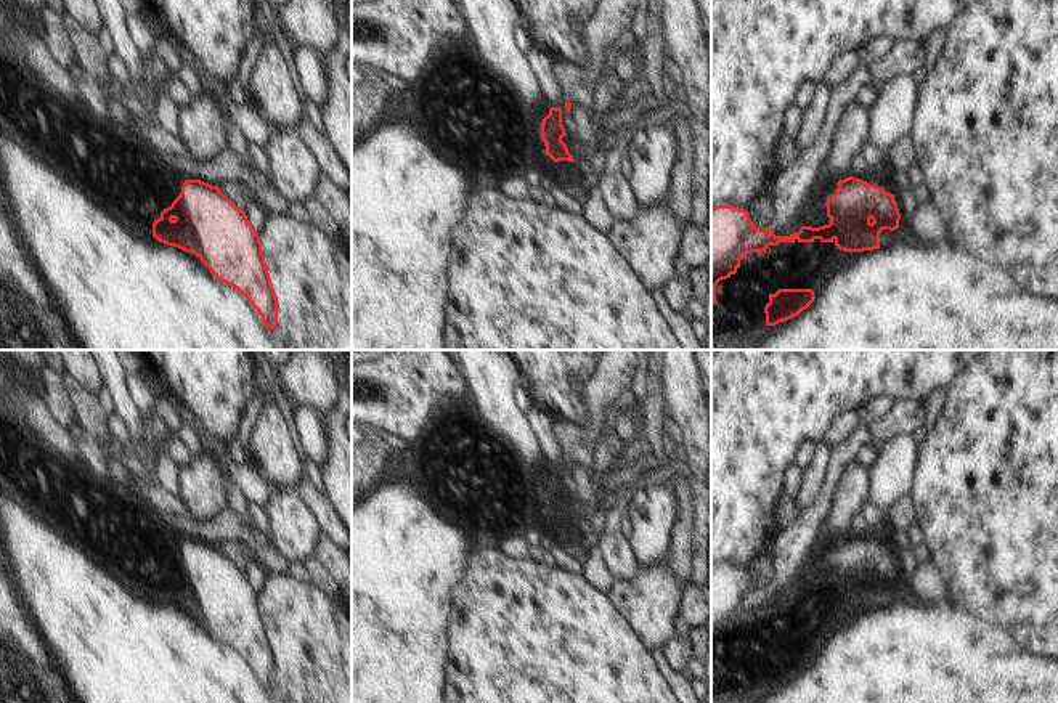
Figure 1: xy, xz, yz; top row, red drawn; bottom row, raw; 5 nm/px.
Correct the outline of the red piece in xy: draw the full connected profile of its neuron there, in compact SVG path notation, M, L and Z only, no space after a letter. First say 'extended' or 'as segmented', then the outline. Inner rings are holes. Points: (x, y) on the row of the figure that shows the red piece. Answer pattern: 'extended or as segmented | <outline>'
as segmented | M185 180L180 196L153 223L153 236L194 254L222 282L238 289L276 331L278 297L258 233L218 186Z

